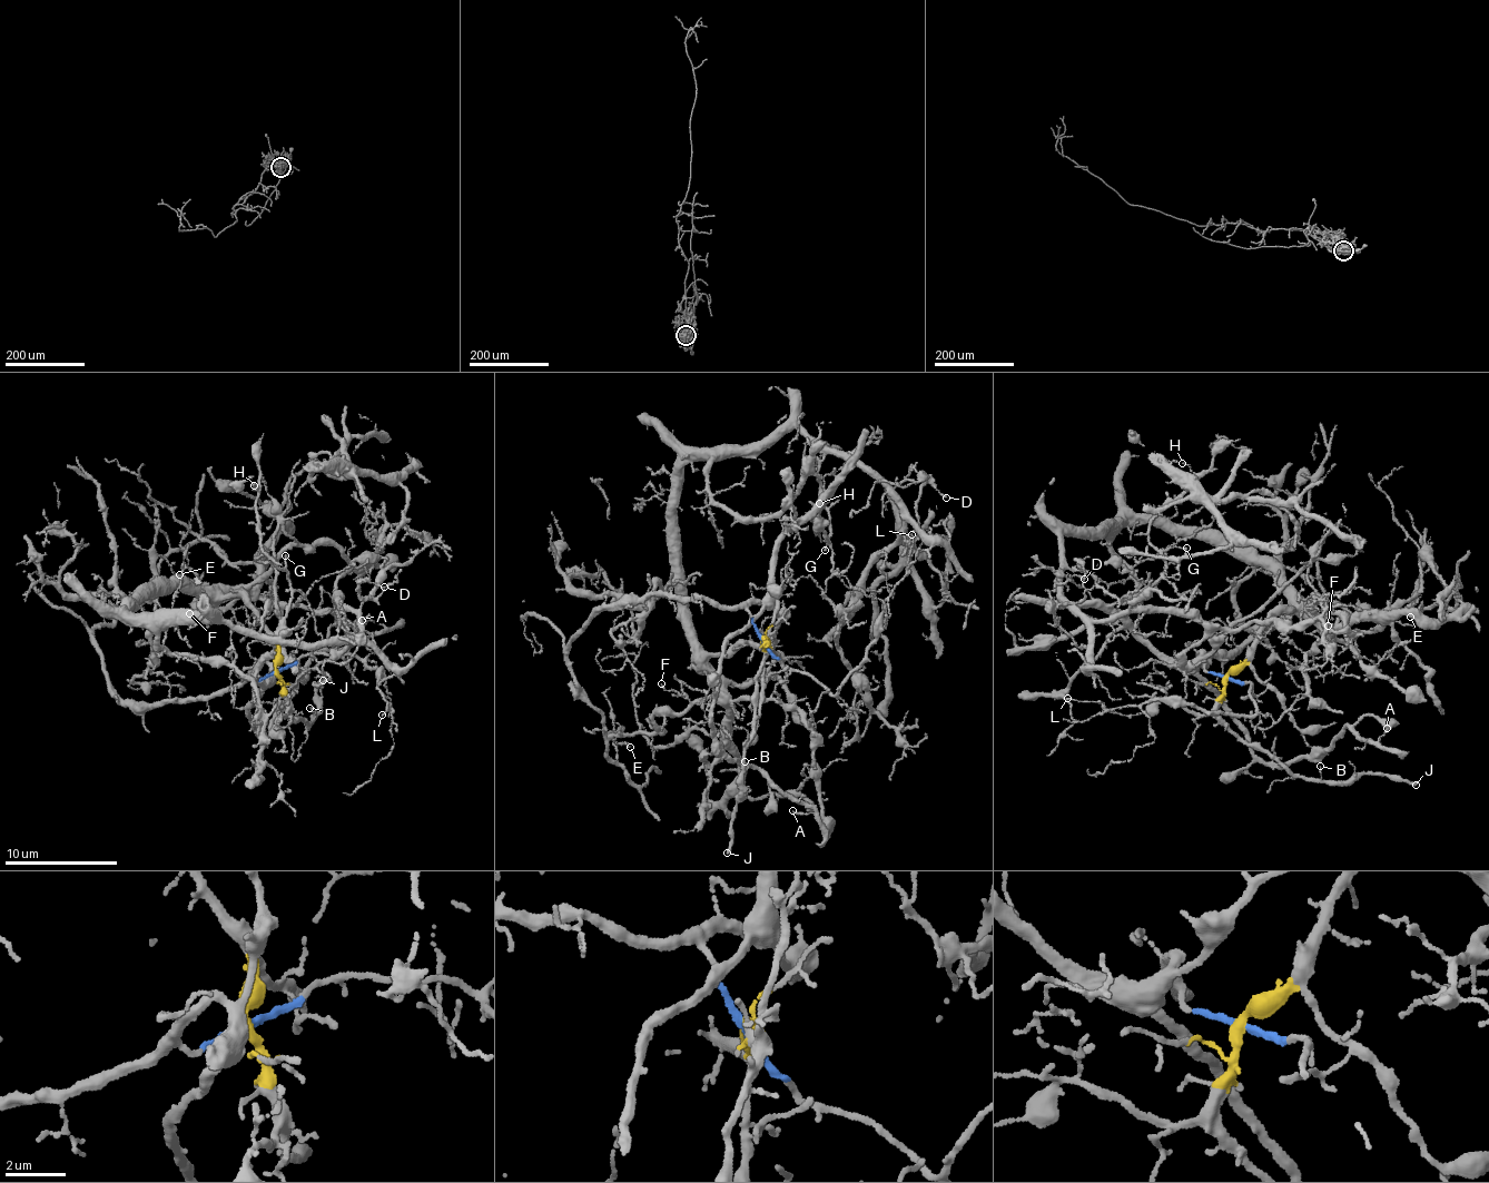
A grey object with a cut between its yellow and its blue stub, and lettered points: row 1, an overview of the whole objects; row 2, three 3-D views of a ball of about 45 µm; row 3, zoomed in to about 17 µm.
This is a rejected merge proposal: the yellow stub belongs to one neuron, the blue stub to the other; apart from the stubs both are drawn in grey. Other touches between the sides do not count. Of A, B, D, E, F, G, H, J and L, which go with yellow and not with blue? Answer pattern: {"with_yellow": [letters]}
{"with_yellow": ["B", "D", "E", "F", "J"]}

